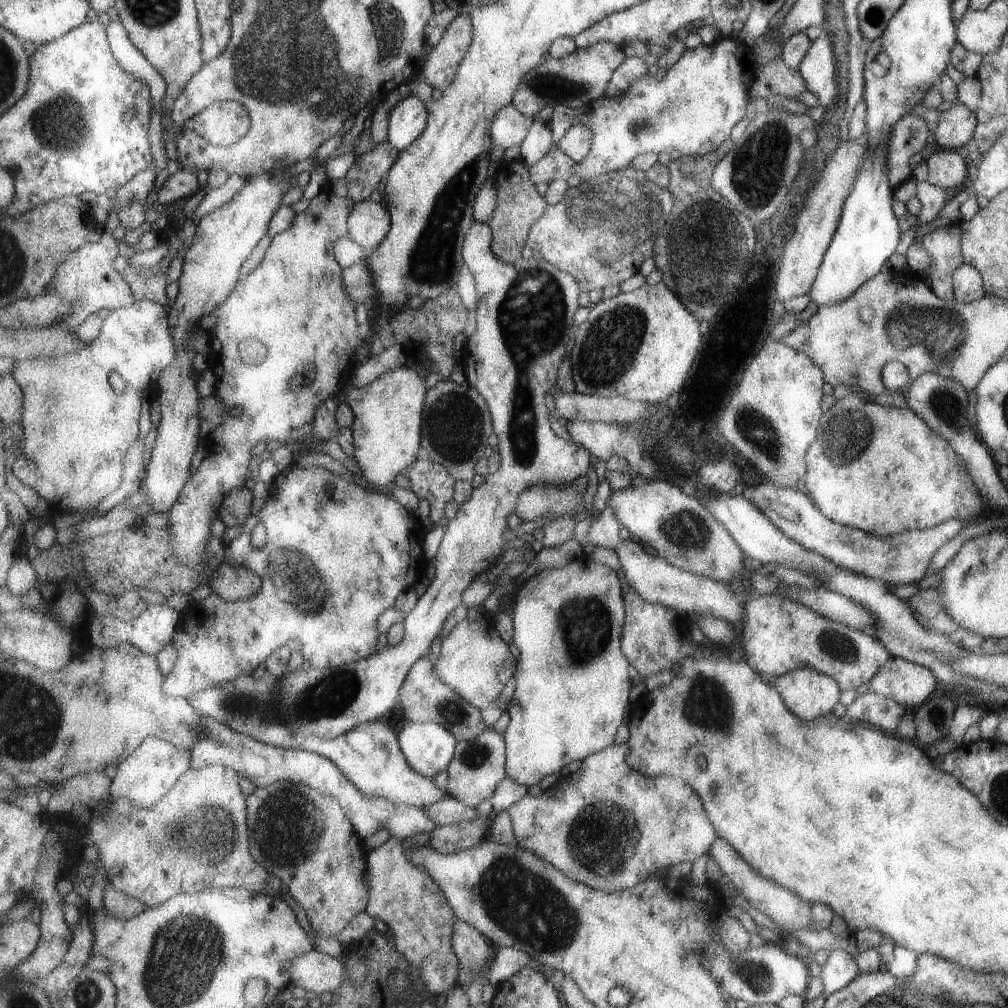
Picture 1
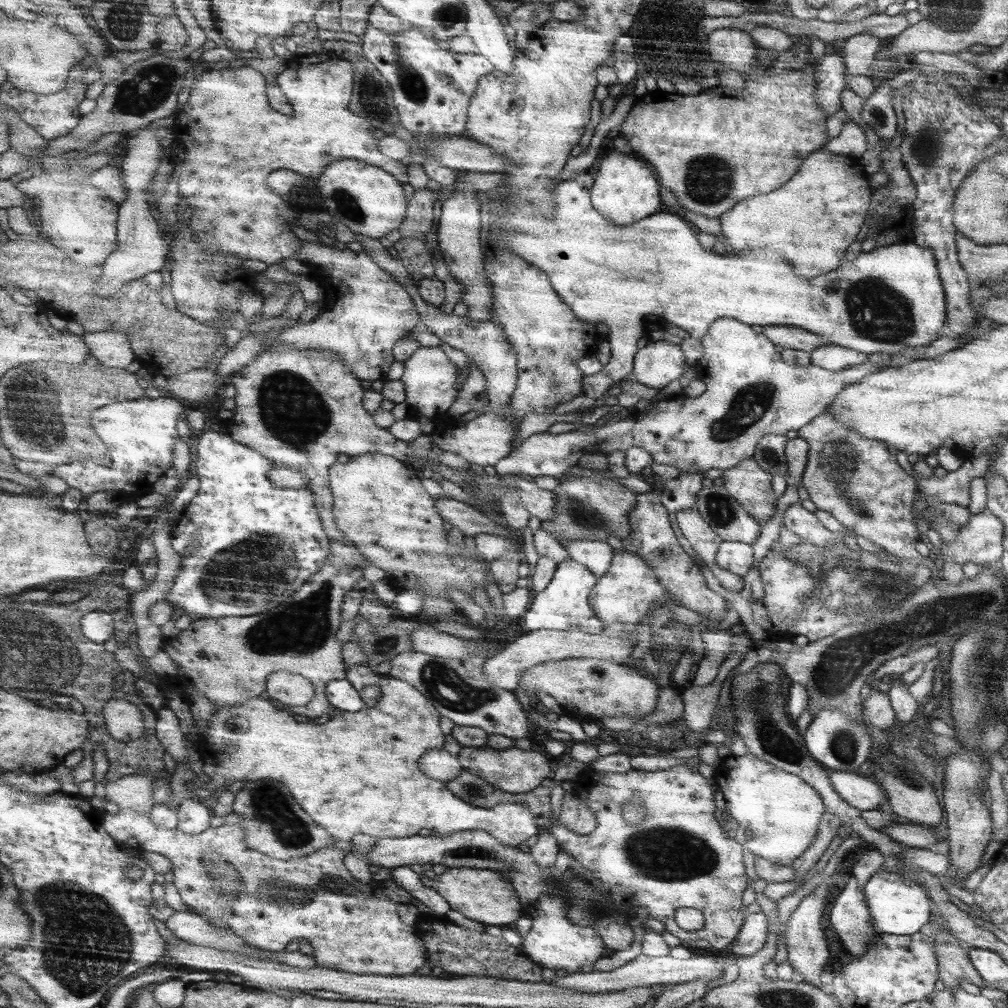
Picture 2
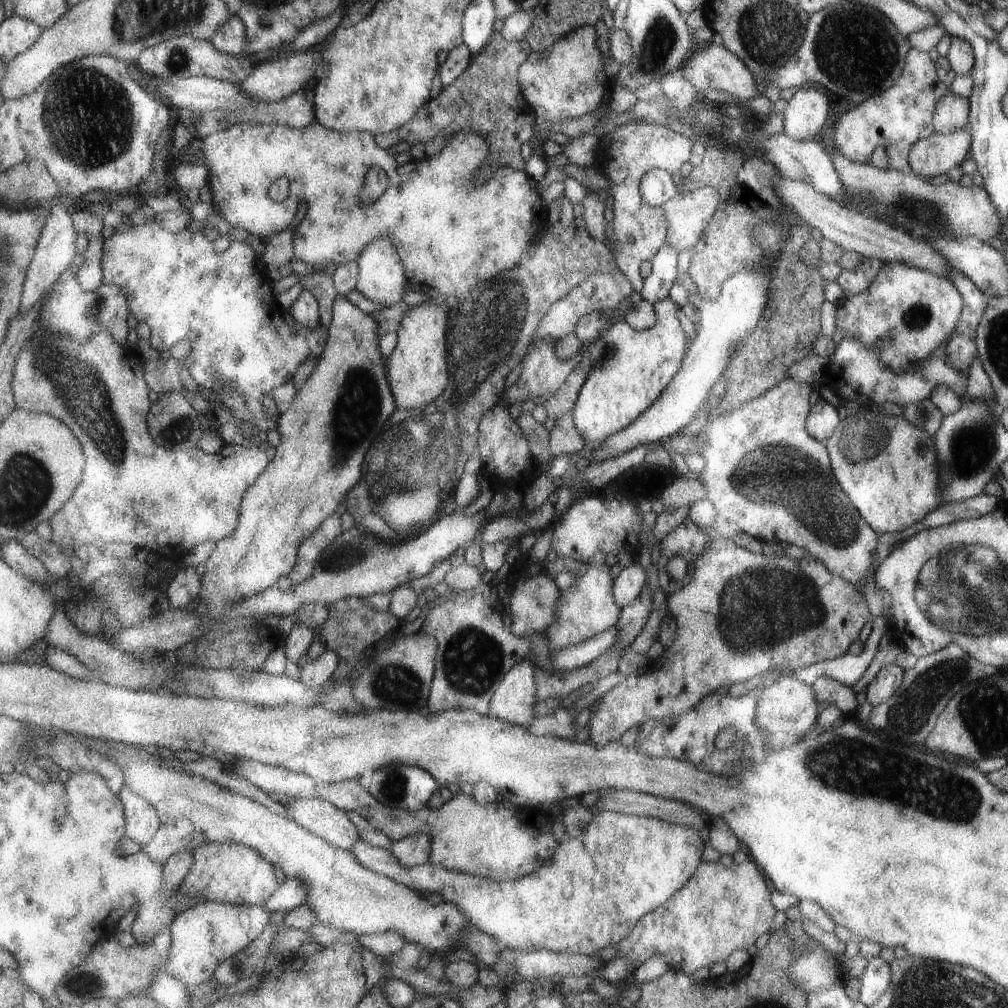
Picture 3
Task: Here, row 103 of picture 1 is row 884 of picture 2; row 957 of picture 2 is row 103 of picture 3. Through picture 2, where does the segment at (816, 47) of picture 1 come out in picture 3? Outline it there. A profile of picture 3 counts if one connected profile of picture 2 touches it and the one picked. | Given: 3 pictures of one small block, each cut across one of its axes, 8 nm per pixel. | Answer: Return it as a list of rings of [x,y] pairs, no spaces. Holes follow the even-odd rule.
[[[797,88],[795,94],[787,100],[783,108],[783,134],[797,140],[807,142],[819,136],[829,114],[829,102],[817,90]]]

